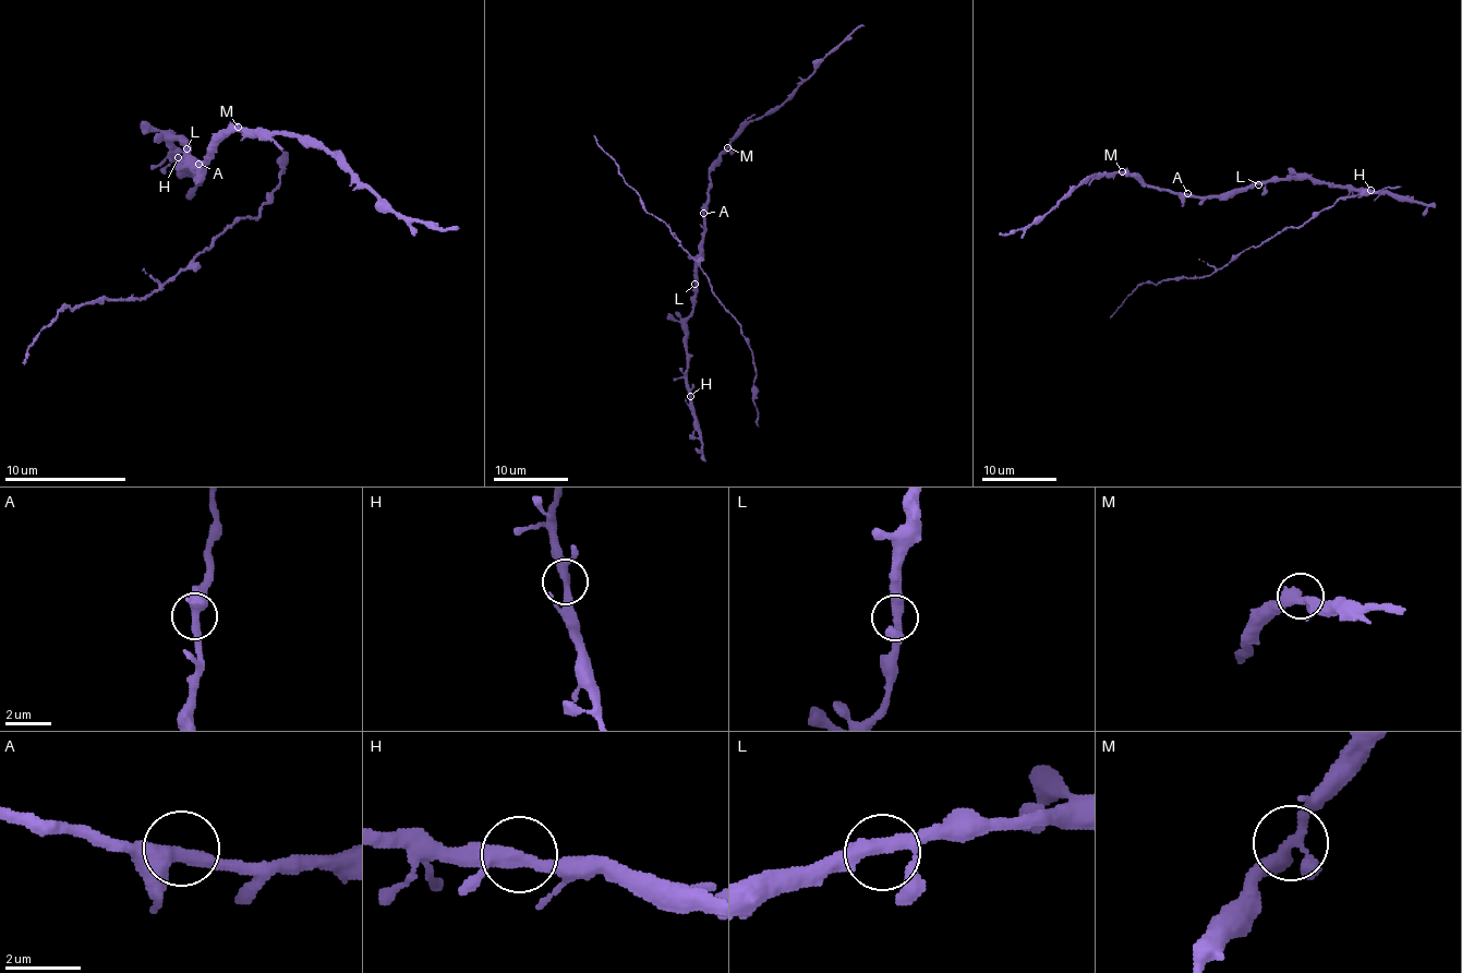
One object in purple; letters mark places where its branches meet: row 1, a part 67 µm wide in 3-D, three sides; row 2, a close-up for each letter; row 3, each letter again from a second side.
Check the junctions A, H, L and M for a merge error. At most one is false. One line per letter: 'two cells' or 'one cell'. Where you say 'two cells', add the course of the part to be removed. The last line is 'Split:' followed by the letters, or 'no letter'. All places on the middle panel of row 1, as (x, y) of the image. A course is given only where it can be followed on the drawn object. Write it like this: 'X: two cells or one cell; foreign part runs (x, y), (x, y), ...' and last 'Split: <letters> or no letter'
A: one cell
H: one cell
L: one cell
M: one cell
Split: no letter

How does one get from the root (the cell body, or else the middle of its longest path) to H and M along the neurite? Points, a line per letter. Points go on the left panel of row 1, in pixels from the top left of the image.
H: (190, 157), (190, 148), (183, 142), (171, 139), (171, 154), (178, 157)
M: (190, 157), (202, 169), (208, 154), (238, 127)

